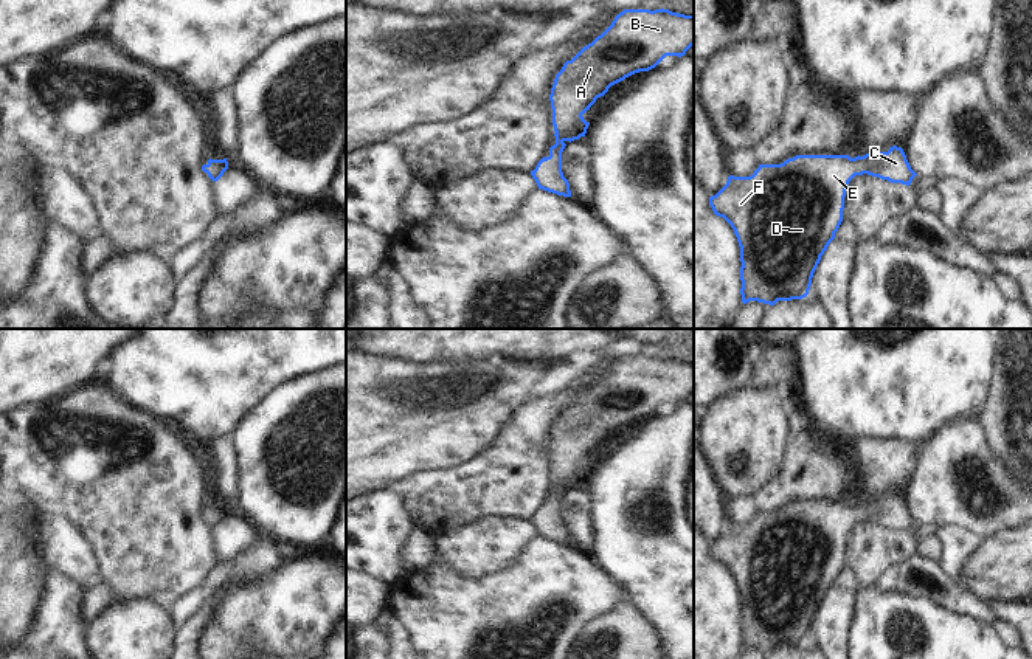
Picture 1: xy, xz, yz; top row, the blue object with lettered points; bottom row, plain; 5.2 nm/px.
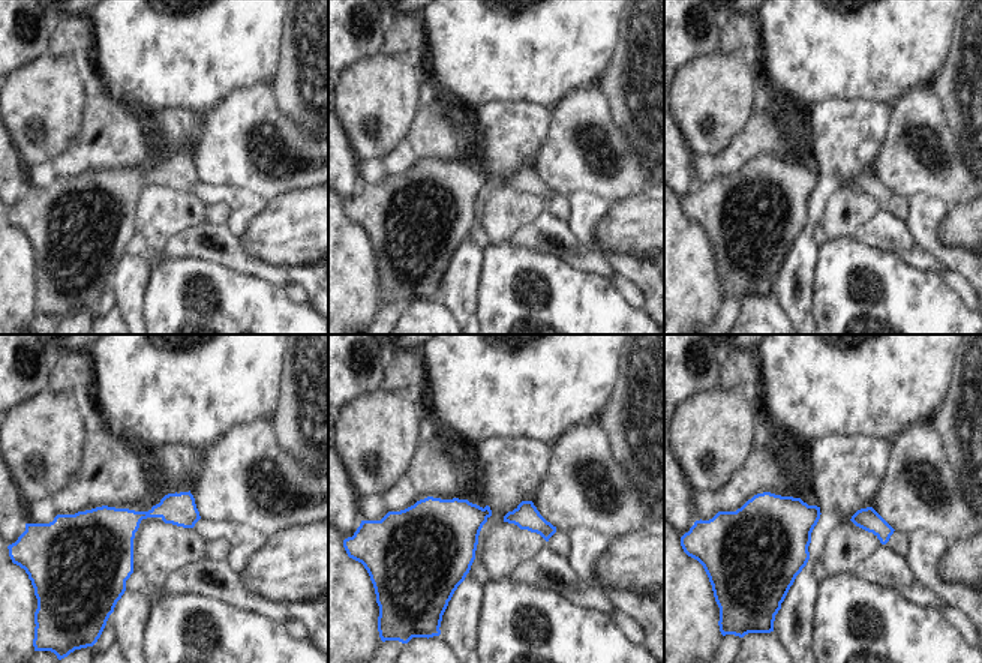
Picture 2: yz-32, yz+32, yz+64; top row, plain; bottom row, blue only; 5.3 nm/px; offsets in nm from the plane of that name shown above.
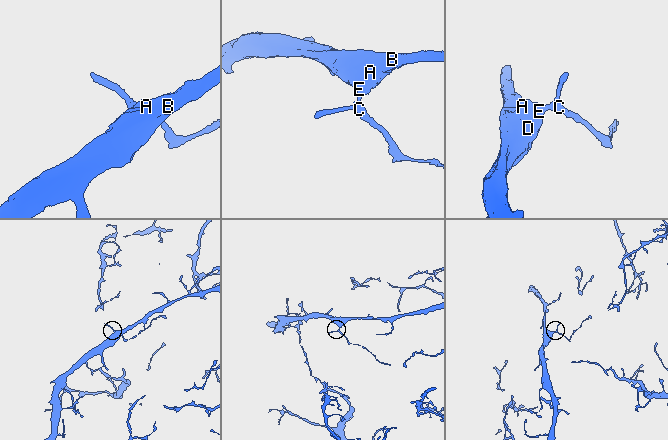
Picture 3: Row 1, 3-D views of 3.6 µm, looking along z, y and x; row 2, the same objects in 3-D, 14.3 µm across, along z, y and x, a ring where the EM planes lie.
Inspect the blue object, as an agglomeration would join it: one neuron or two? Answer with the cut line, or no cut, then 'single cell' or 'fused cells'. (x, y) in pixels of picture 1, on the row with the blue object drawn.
cut none; single cell

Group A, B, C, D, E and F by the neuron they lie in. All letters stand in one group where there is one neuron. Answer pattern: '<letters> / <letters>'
A B C D E F

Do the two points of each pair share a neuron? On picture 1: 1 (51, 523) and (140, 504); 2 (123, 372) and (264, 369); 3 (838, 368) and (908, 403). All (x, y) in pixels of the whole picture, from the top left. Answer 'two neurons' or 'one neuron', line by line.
1: two neurons
2: one neuron
3: one neuron

